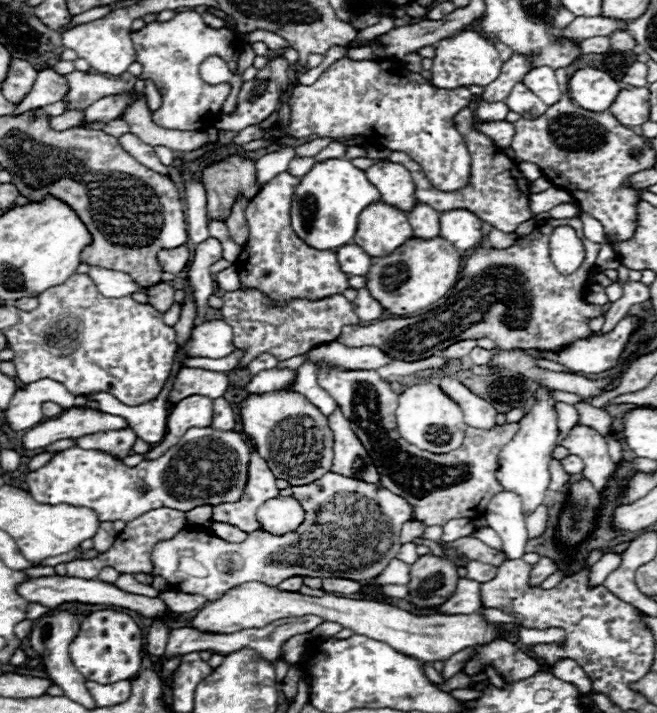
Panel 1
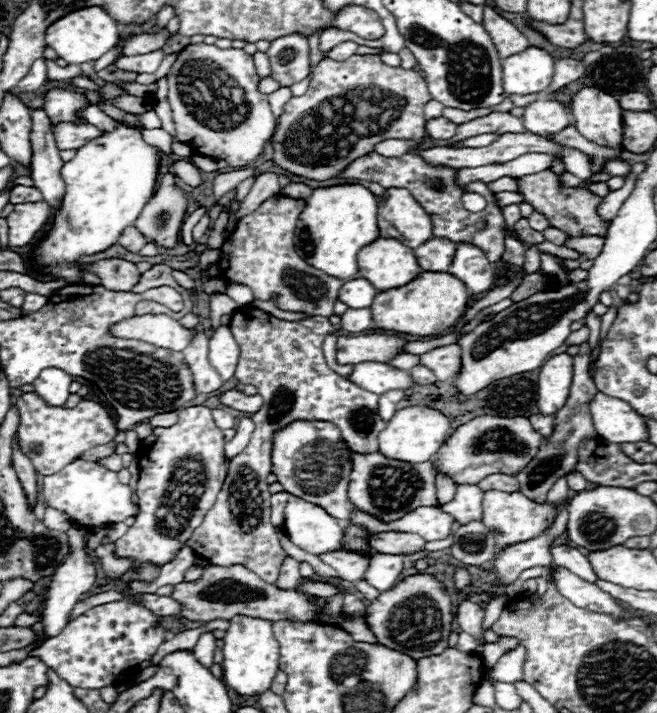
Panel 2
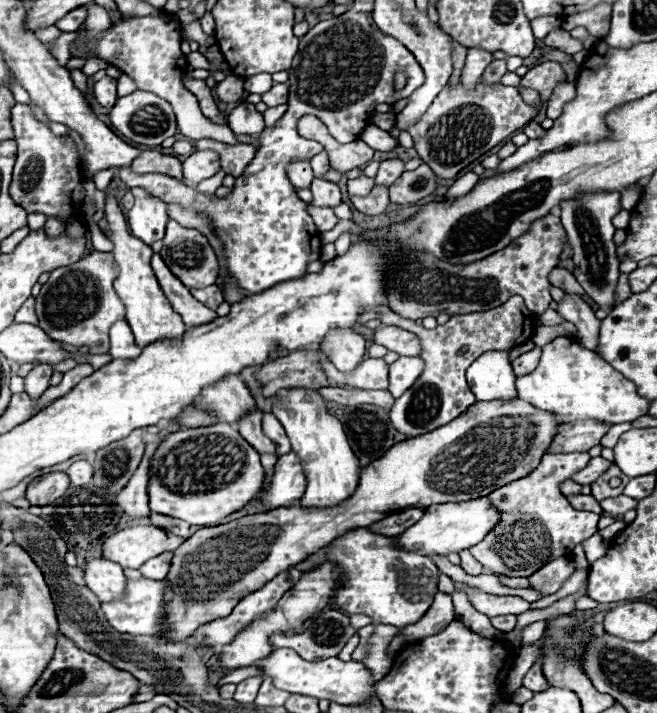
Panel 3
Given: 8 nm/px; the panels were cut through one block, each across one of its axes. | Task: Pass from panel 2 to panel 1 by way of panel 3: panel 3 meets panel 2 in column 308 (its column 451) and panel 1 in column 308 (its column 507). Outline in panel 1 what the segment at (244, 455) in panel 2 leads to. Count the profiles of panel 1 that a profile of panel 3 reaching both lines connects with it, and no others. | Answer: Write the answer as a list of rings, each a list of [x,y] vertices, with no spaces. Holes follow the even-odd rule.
[[[256,290],[226,292],[222,300],[224,300],[222,318],[226,318],[228,326],[234,332],[234,348],[244,350],[238,368],[246,368],[258,354],[264,352],[270,352],[280,362],[306,354],[308,350],[320,344],[338,342],[344,326],[360,324],[358,316],[354,314],[352,302],[348,302],[342,294],[328,296],[328,300],[316,300],[316,302],[294,300],[282,308],[272,306],[272,302],[268,302],[268,298]]]

